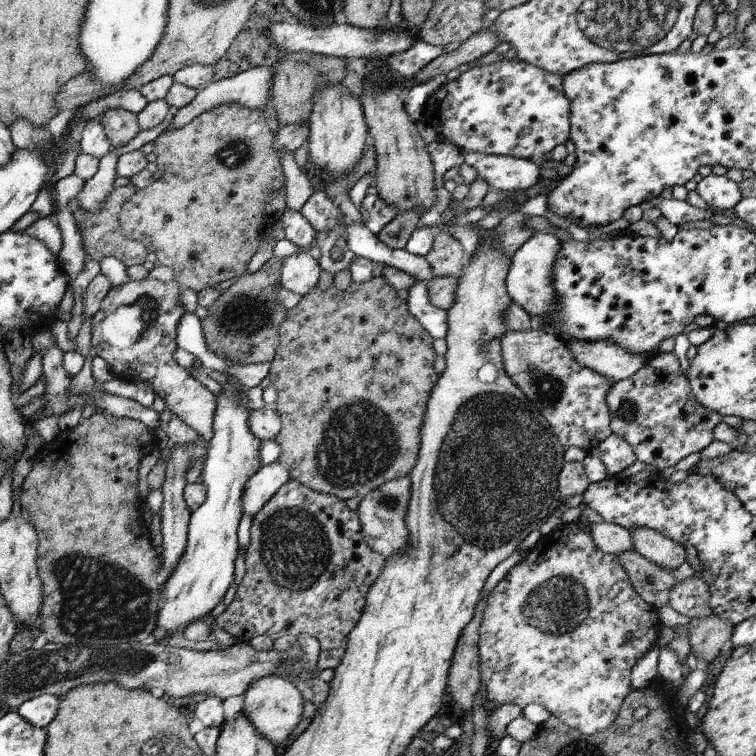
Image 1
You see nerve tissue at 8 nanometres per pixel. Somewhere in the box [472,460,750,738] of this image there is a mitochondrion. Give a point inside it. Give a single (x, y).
(558, 604)

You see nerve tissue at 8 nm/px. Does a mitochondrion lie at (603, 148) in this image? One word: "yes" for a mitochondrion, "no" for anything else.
no

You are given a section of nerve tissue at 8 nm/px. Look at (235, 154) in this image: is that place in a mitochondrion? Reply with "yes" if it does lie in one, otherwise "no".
yes

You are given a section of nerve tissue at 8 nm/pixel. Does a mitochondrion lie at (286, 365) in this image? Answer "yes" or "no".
no

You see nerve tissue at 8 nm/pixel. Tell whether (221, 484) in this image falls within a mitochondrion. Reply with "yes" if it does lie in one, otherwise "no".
no

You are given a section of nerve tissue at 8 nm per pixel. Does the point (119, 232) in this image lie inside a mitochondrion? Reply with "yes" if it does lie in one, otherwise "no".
no

